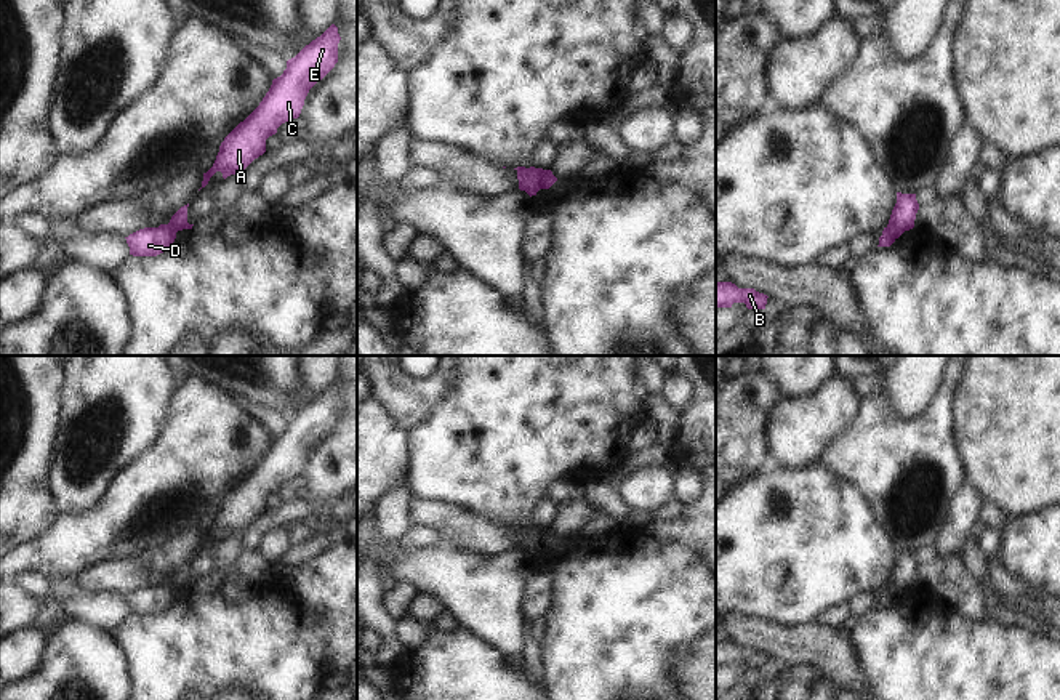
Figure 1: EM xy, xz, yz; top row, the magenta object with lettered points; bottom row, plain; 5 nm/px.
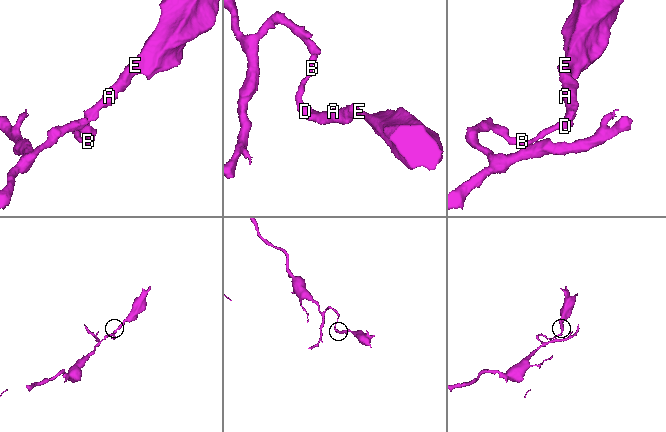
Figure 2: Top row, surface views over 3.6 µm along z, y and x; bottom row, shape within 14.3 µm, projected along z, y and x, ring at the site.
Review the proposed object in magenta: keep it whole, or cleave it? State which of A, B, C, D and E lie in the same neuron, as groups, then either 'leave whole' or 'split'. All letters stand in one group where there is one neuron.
A C E / B D | split

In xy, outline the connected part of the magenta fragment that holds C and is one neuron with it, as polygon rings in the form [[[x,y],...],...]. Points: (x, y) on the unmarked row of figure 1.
[[[331,383],[287,420],[287,428],[272,439],[259,465],[224,497],[213,525],[203,532],[202,546],[216,530],[221,530],[224,538],[242,533],[266,511],[266,498],[275,493],[282,482],[299,476],[309,449],[338,421],[339,399],[338,386]]]

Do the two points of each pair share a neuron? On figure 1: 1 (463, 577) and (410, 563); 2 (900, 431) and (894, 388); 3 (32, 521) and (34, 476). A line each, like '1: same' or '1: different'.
1: same
2: different
3: same

